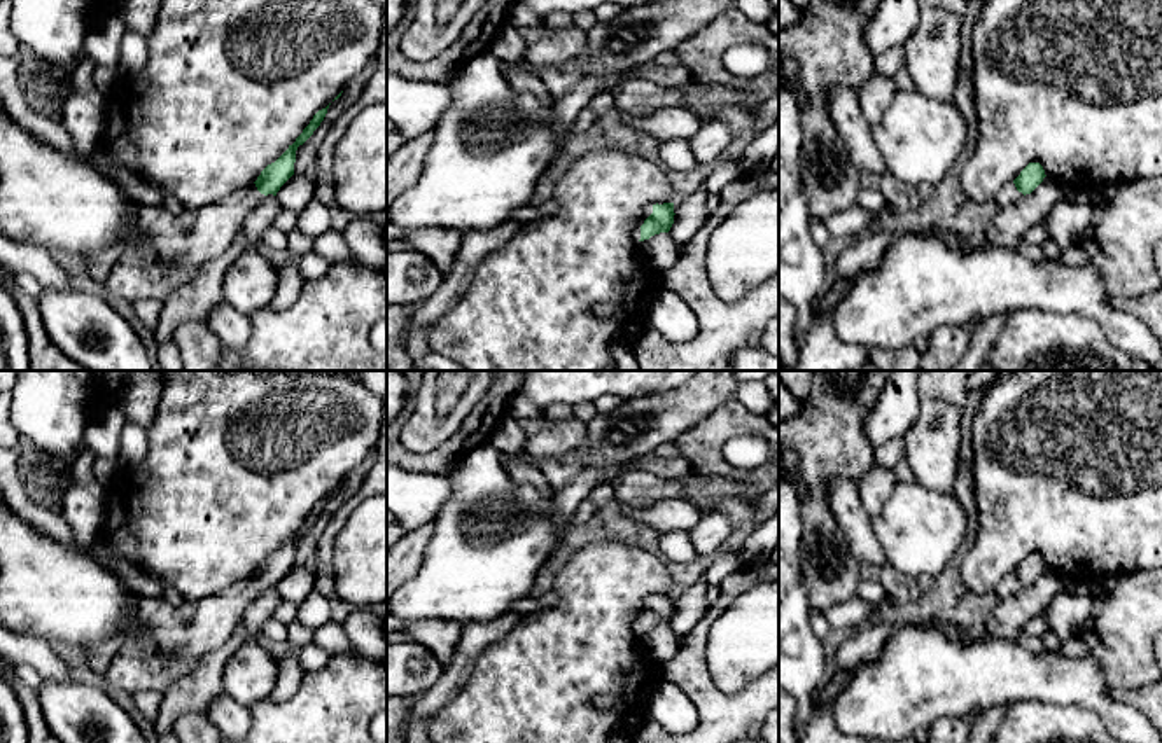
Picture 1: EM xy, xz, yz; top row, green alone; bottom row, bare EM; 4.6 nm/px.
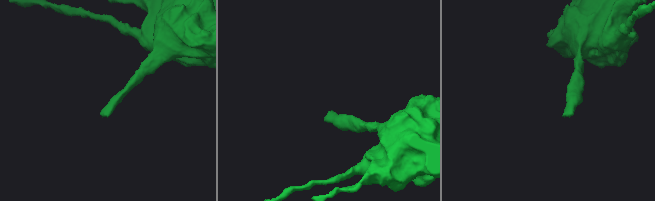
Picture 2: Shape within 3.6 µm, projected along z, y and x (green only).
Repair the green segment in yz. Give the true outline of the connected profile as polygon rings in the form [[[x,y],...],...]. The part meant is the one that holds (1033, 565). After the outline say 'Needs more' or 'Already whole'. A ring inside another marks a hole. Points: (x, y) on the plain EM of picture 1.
[[[1029,554],[1020,563],[1020,566],[1001,582],[998,596],[1012,598],[1018,594],[1026,586],[1031,586],[1043,573],[1045,568],[1045,561],[1040,554]]]. Needs more

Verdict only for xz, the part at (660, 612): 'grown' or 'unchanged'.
grown

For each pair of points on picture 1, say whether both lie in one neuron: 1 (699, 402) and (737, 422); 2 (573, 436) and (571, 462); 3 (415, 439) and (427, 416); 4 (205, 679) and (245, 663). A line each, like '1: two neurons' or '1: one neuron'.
1: two neurons
2: two neurons
3: one neuron
4: two neurons

